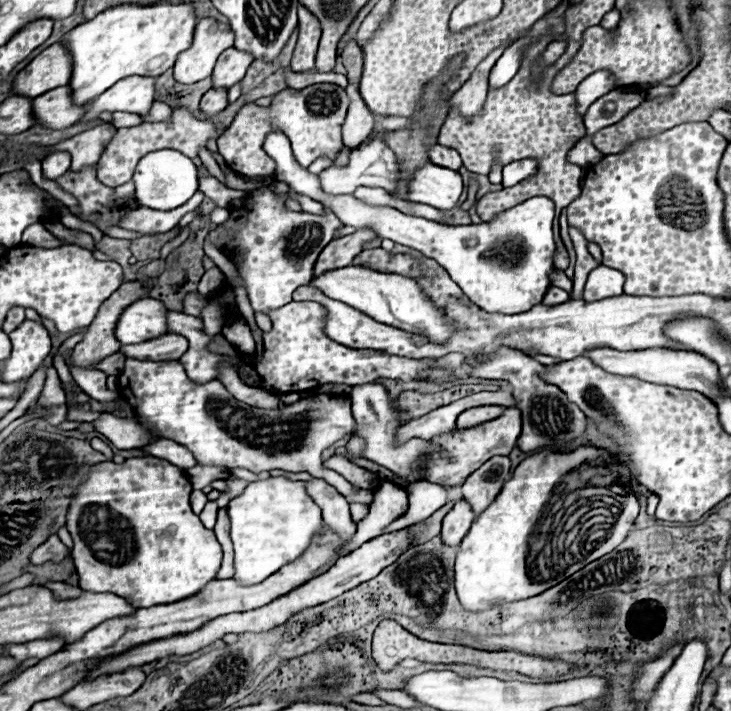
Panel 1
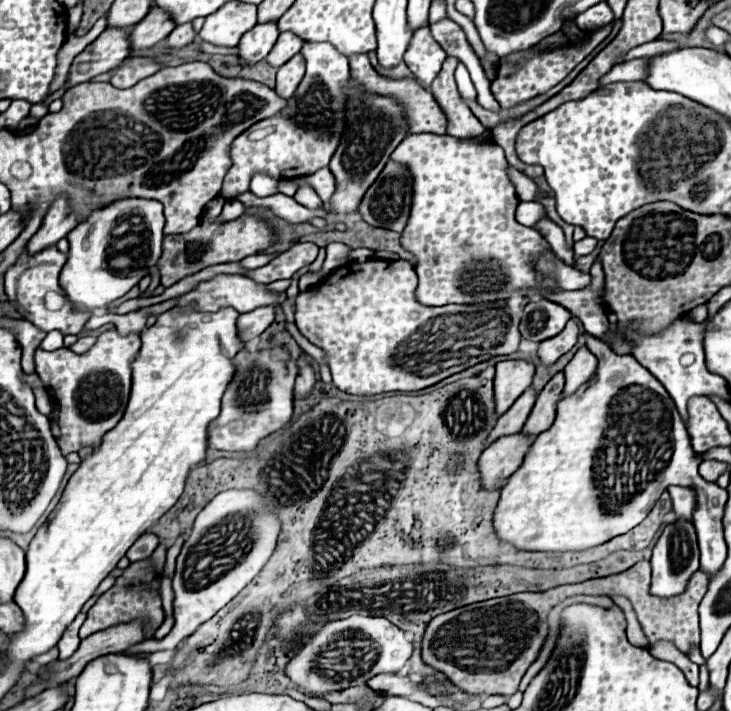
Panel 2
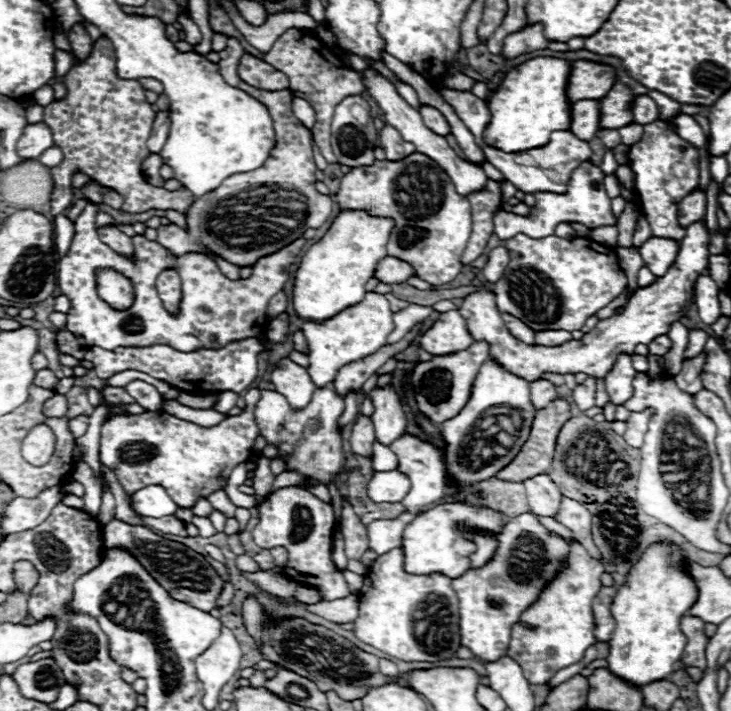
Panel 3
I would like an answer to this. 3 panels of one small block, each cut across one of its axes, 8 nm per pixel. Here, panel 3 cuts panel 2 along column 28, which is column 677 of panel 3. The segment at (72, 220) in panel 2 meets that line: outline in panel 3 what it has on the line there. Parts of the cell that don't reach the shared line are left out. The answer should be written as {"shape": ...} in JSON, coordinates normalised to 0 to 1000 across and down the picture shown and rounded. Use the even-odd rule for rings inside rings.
{"shape":[[[892,332],[876,346],[876,360],[895,388],[908,388],[908,383],[914,383],[914,377],[919,374],[927,352],[930,352],[927,338]]]}

